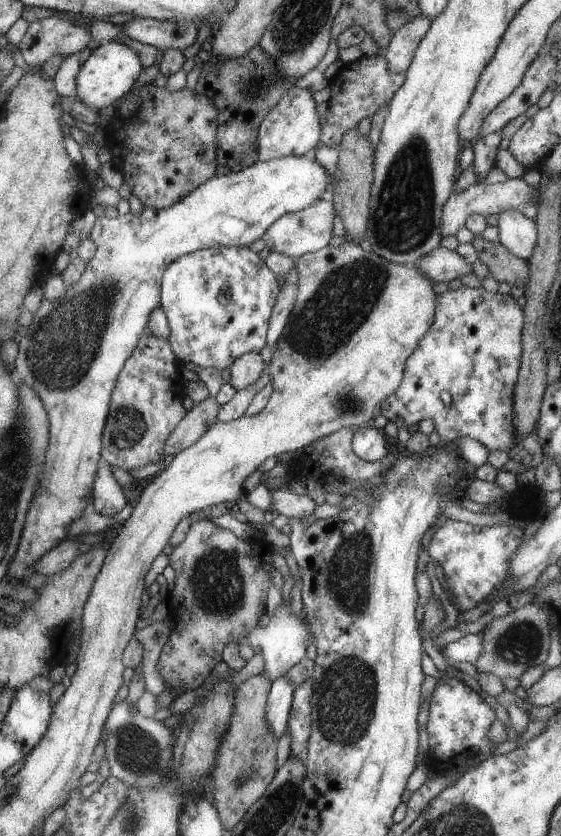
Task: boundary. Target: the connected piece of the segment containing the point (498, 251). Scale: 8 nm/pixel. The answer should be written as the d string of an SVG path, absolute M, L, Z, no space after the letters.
M476 235L471 244L478 253L478 259L492 271L494 279L499 283L506 282L511 287L522 286L526 289L530 276L526 261L518 258L499 241L490 242L481 235Z

